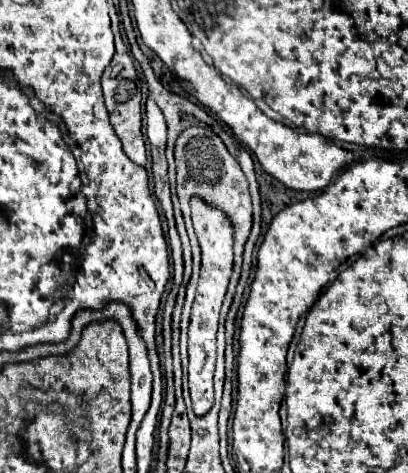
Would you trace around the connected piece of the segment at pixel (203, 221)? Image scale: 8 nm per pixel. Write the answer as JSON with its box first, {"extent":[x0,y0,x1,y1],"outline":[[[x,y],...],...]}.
{"extent":[188,196,234,416],"outline":[[[200,196],[190,198],[190,208],[192,208],[194,230],[202,248],[202,270],[200,270],[200,282],[196,290],[196,302],[192,306],[190,330],[188,330],[188,354],[190,354],[188,380],[190,380],[190,396],[194,404],[194,414],[204,416],[214,404],[212,378],[214,378],[214,364],[216,364],[216,332],[218,332],[218,316],[220,316],[222,300],[224,300],[224,294],[228,290],[228,282],[232,276],[234,226],[224,210],[204,202]]]}

